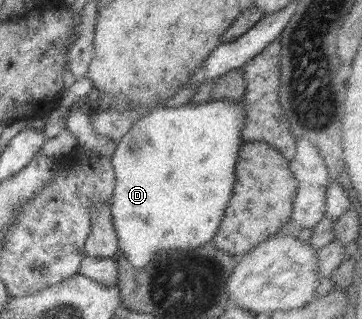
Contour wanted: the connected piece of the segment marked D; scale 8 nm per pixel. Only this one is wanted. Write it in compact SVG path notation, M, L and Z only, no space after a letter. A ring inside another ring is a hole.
M239 101L157 107L139 118L116 143L110 158L116 183L109 210L118 252L133 268L141 270L145 264L151 264L159 252L185 251L211 242L233 193L235 164L243 143L241 133L245 121L246 112Z

